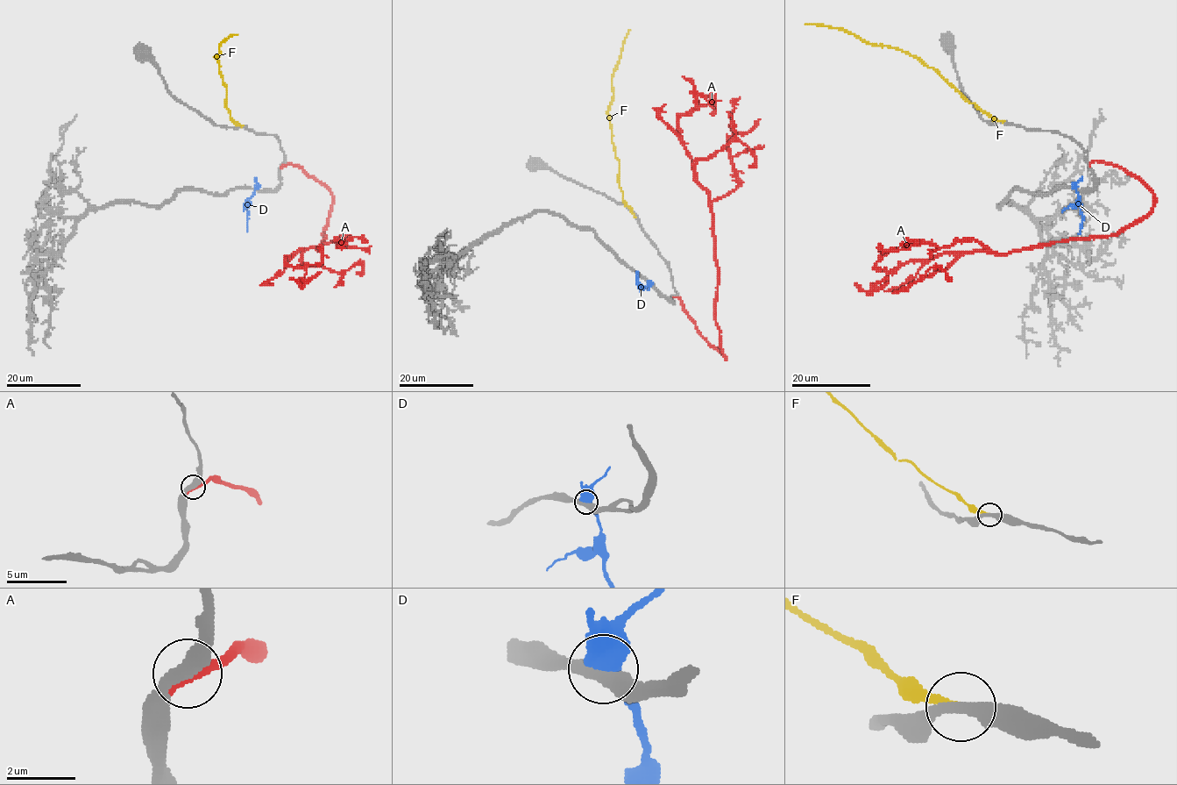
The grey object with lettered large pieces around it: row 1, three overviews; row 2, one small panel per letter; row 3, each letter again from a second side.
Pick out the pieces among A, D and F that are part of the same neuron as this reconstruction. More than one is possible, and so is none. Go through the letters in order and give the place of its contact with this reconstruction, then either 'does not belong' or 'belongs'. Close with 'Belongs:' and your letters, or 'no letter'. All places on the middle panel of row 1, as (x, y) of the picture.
A: contact (676, 296); belongs
D: contact (648, 282); does not belong
F: contact (633, 213); does not belong
Belongs: A

